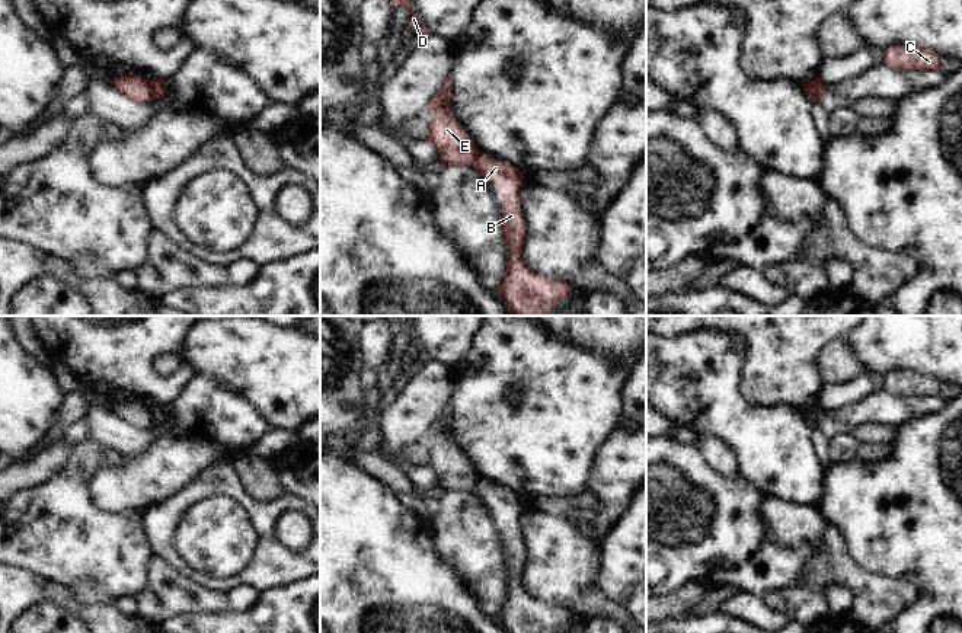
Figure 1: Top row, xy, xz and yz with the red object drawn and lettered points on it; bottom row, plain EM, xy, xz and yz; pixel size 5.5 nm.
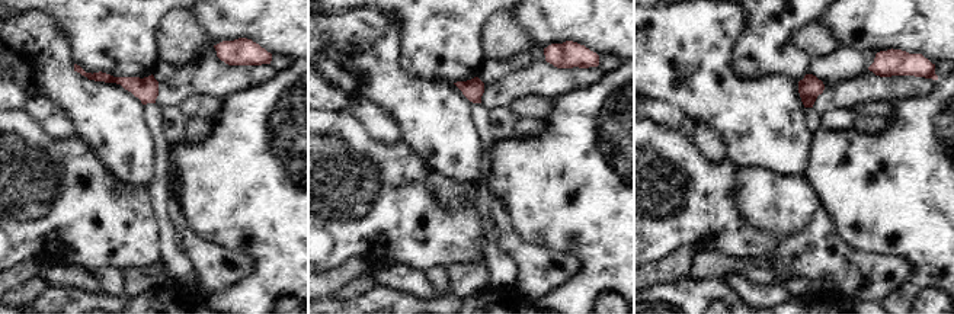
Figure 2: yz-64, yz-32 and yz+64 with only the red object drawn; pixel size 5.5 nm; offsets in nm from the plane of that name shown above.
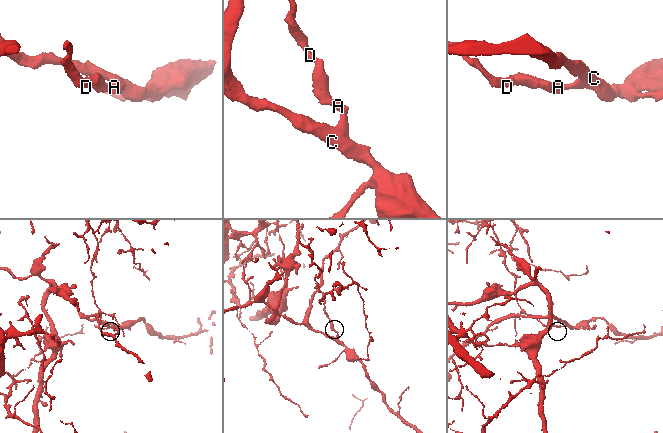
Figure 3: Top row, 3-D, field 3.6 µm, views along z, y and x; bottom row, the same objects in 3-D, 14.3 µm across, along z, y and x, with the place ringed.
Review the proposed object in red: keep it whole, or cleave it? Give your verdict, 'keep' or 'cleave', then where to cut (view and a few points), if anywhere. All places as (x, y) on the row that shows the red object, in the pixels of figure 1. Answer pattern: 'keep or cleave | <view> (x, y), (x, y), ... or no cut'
cleave | xy (147, 80), (153, 98)

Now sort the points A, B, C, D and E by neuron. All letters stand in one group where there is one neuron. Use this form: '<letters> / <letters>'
A B C / D E

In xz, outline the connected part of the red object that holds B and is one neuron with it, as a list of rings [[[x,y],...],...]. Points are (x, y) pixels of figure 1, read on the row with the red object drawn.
[[[479,150],[473,167],[498,185],[502,202],[501,223],[504,240],[509,247],[505,278],[496,291],[514,316],[549,316],[573,285],[530,269],[522,258],[525,226],[521,214],[520,188],[522,176],[517,166],[498,160]]]

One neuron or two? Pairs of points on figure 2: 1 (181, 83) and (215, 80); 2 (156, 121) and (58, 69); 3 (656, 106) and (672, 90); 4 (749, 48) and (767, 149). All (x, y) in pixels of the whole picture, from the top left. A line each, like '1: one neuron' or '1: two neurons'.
1: one neuron
2: two neurons
3: two neurons
4: two neurons

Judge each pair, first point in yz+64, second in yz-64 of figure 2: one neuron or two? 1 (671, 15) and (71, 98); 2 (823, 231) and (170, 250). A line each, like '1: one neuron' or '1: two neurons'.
1: one neuron
2: two neurons

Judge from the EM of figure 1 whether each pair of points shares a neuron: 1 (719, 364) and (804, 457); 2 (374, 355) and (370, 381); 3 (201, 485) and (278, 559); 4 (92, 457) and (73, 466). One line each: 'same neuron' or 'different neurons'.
1: same neuron
2: different neurons
3: same neuron
4: same neuron

